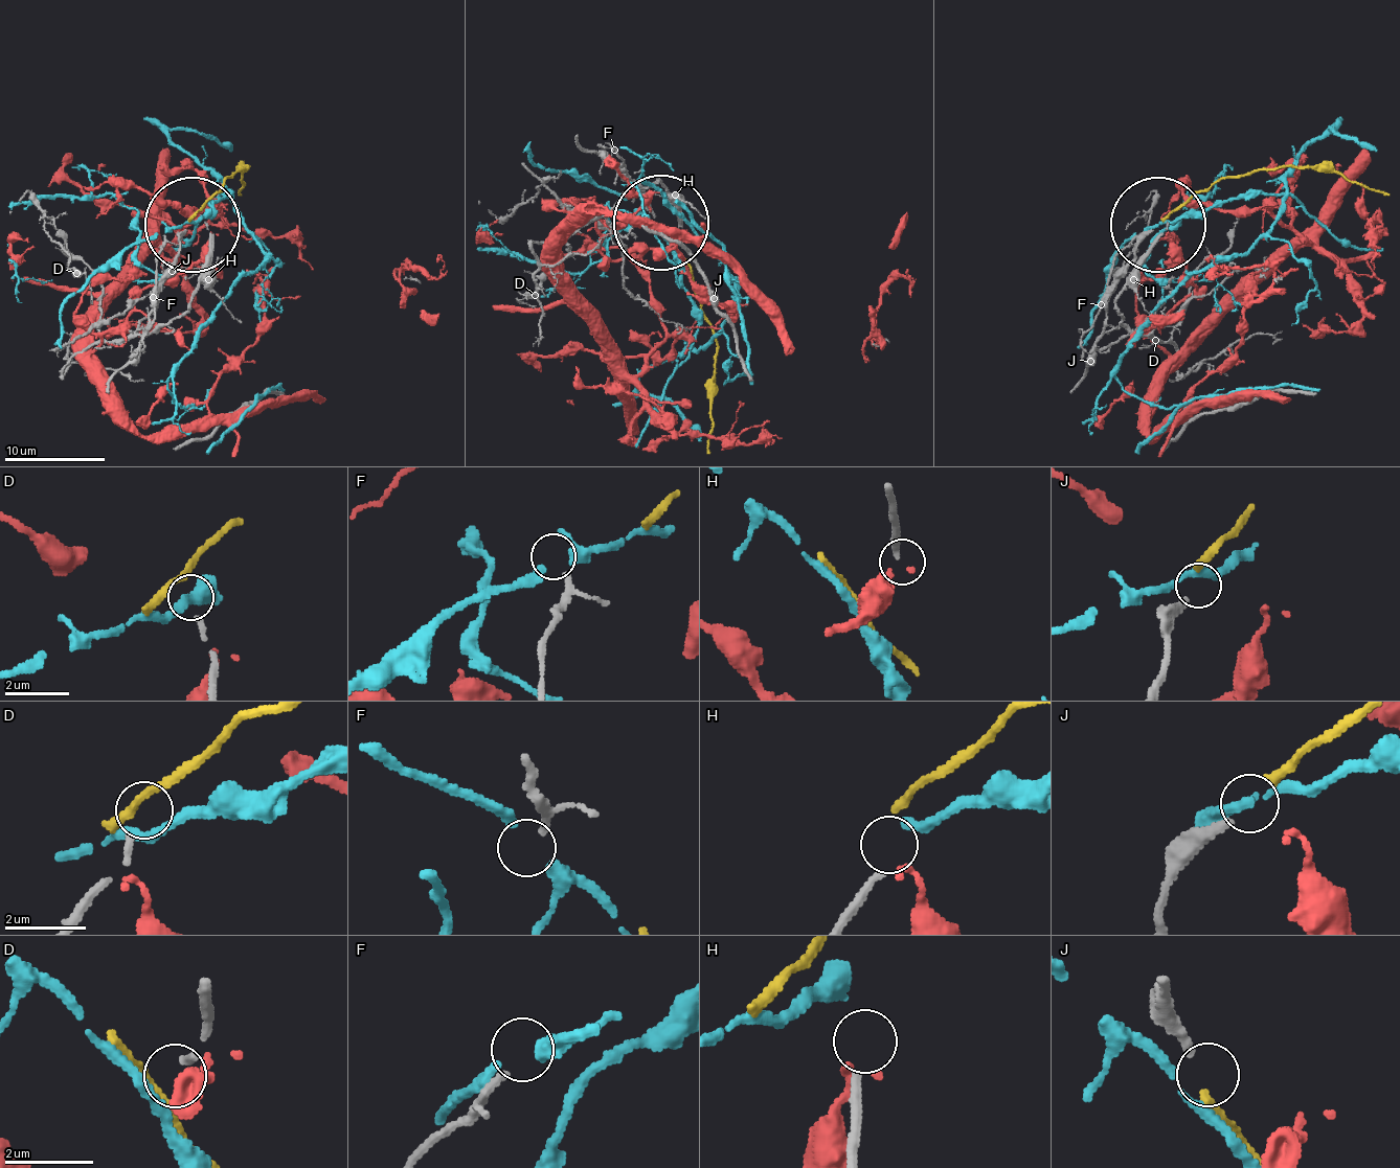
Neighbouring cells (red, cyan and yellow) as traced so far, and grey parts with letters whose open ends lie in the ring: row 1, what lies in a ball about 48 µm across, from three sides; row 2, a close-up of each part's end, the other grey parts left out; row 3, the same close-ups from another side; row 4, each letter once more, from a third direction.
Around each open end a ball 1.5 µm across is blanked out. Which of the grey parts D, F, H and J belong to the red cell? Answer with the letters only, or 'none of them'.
none of them

